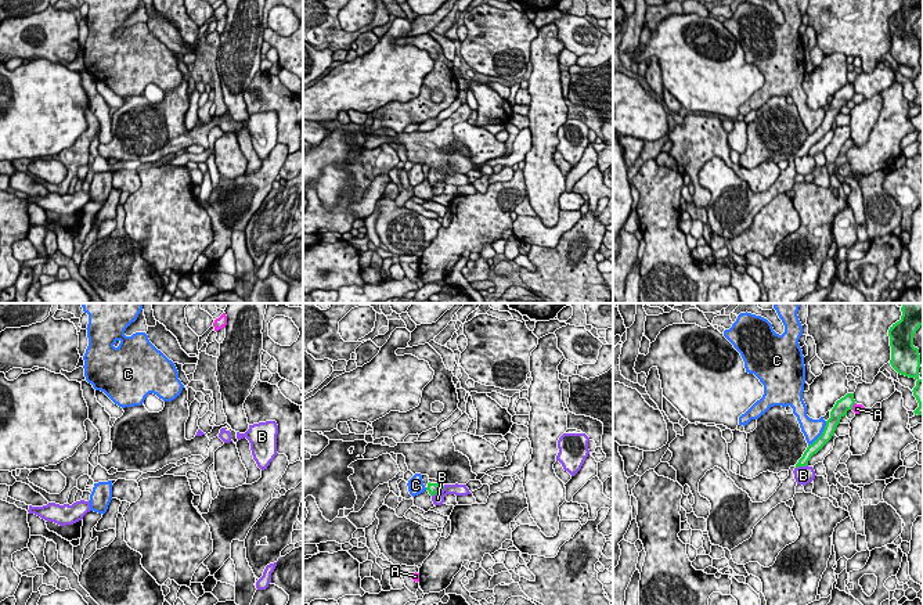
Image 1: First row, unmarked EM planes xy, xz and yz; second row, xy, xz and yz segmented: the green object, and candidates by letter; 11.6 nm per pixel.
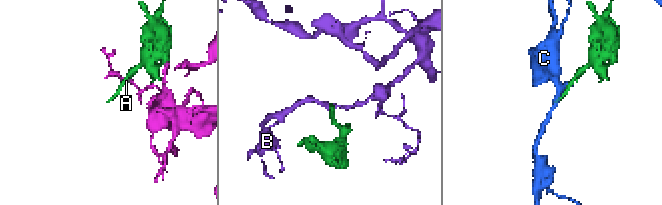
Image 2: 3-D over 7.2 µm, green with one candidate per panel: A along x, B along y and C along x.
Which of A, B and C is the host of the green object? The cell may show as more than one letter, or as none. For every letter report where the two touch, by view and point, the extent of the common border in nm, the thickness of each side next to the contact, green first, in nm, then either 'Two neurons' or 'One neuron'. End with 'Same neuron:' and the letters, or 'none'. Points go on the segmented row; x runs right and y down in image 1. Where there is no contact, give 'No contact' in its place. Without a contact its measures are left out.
A: Touches green at yz (853, 404). Shared border 100 nm. Thickness 170 nm (green) against 120 nm. Two neurons
B: Touches green at xz (437, 492). Shared border 200 nm. Thickness 130 nm (green) against 140 nm. Two neurons
C: Touches green at yz (822, 434). Shared border 380 nm. Thickness 140 nm (green) against 220 nm. Two neurons
Same neuron: none

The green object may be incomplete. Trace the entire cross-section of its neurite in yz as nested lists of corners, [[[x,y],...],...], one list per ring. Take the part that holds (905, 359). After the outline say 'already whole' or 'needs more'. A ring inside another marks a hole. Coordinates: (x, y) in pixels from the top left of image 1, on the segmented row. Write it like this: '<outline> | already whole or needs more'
[[[902,303],[901,320],[888,329],[891,346],[891,367],[901,375],[915,378],[913,396],[919,407],[915,415],[923,415],[923,379],[919,378],[920,354],[913,346],[913,335],[923,325],[923,303]]] | already whole

